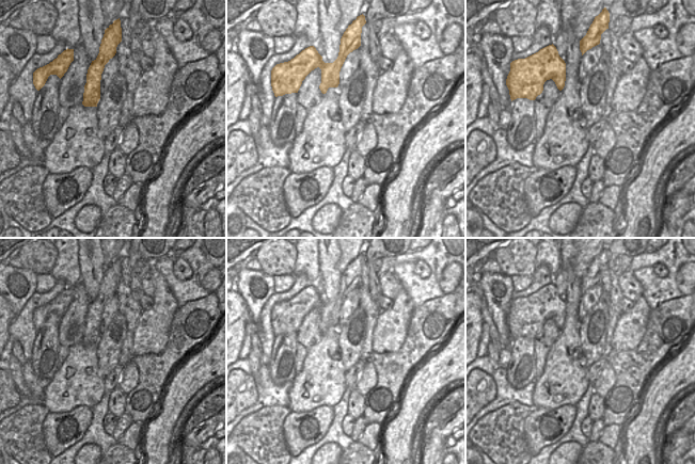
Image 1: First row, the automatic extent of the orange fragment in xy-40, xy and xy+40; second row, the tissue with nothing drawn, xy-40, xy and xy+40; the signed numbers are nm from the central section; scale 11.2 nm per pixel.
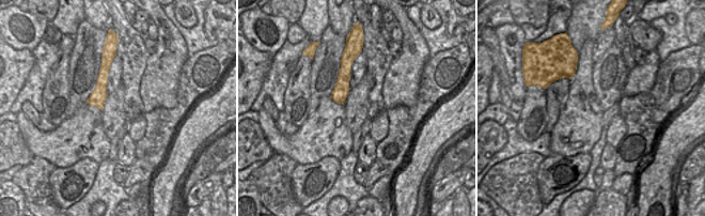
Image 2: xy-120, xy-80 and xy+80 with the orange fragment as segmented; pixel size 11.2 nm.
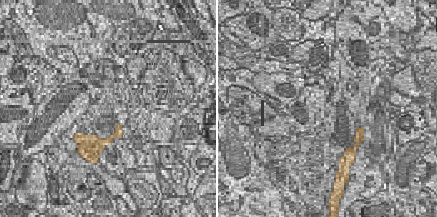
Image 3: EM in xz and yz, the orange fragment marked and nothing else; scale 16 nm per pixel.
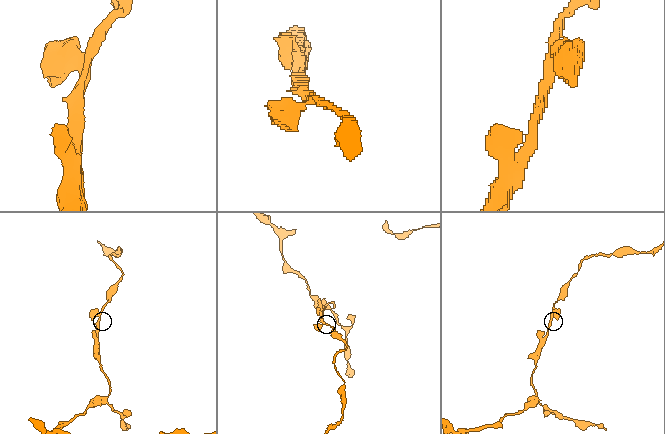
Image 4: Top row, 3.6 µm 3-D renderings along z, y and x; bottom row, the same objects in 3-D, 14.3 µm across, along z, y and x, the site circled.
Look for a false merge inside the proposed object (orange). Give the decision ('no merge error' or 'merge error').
no merge error

